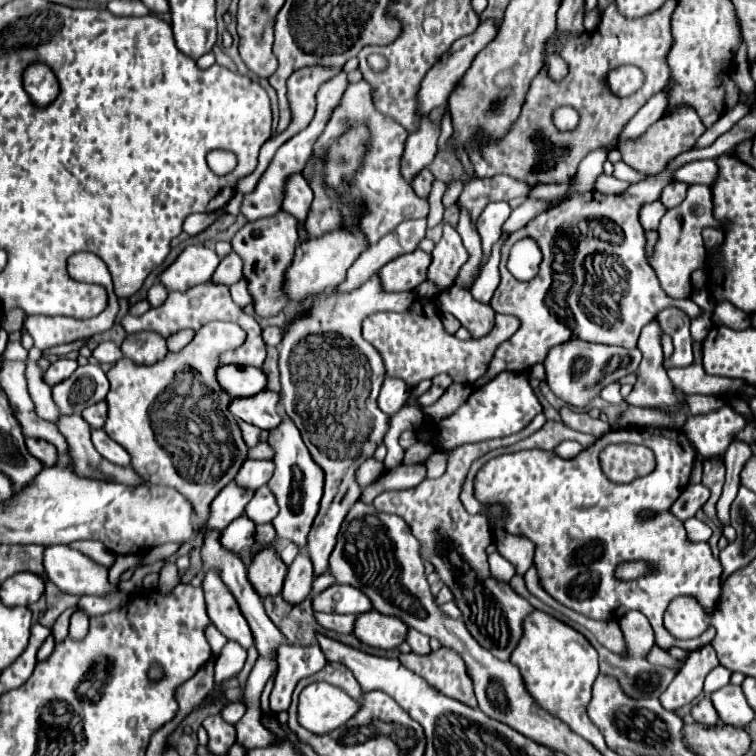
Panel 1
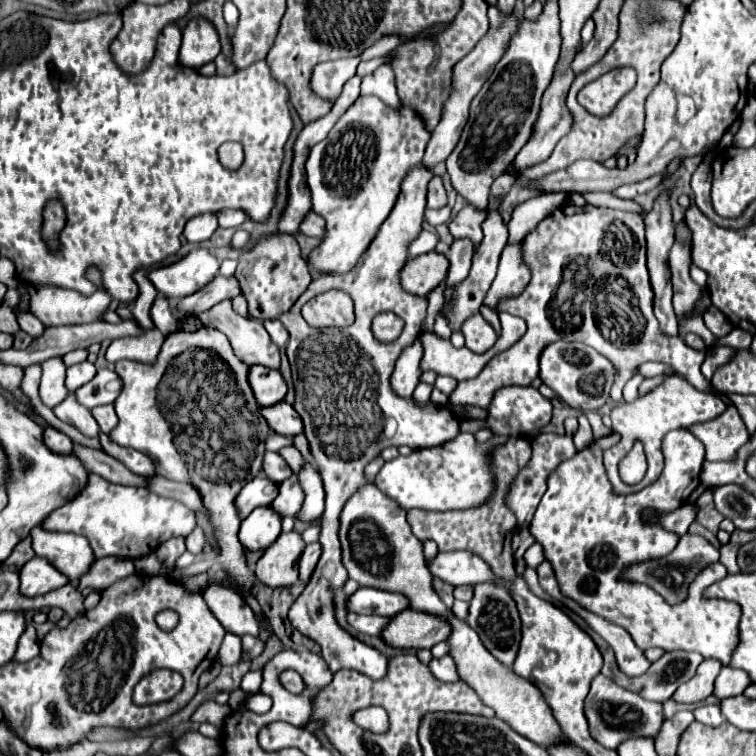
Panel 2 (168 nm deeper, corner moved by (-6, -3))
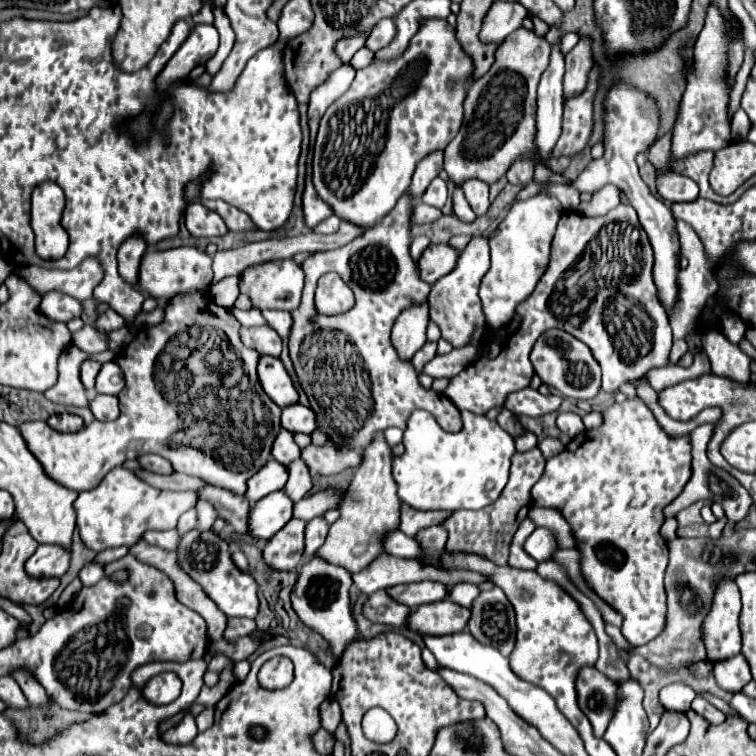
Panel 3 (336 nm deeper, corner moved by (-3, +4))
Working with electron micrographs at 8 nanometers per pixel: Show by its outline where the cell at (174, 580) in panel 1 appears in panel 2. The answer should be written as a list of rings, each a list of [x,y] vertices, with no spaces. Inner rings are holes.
[[[172,537],[168,539],[166,543],[160,545],[160,549],[156,551],[158,559],[164,561],[166,565],[174,565],[174,561],[186,551],[186,543],[184,543],[184,537]]]

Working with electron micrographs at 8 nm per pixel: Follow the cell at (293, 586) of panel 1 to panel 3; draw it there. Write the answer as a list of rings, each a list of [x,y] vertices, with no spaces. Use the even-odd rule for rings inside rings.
[[[319,516],[315,520],[311,520],[305,528],[305,552],[303,552],[303,562],[307,562],[315,552],[317,548],[321,548],[321,544],[325,542],[325,536],[327,536],[327,522]]]

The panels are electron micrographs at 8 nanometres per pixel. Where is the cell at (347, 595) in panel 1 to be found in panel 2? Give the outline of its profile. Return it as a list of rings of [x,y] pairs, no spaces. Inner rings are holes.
[[[362,587],[358,589],[350,599],[348,599],[348,609],[350,611],[360,611],[368,615],[396,615],[404,609],[410,607],[410,601],[406,595],[400,593],[388,593],[380,589],[370,589]]]

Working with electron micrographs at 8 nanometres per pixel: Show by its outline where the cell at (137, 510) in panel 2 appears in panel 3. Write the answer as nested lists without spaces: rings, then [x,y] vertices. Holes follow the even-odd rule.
[[[123,466],[113,468],[99,486],[85,490],[73,502],[77,514],[77,528],[81,532],[81,540],[87,548],[101,552],[117,546],[133,546],[141,540],[147,530],[171,530],[177,526],[177,520],[185,510],[197,504],[197,494],[193,492],[165,492],[157,490]]]

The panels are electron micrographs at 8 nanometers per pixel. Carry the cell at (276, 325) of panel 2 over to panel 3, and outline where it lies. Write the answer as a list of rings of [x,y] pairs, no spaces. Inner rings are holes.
[[[263,310],[261,312],[267,326],[271,326],[283,340],[289,336],[289,328],[291,328],[291,314],[283,312],[283,310]]]

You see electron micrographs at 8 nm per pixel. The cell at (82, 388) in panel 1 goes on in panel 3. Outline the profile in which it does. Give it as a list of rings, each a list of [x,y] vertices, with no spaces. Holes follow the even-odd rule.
[[[105,362],[95,380],[95,392],[99,394],[119,394],[125,386],[123,372],[115,362]]]

